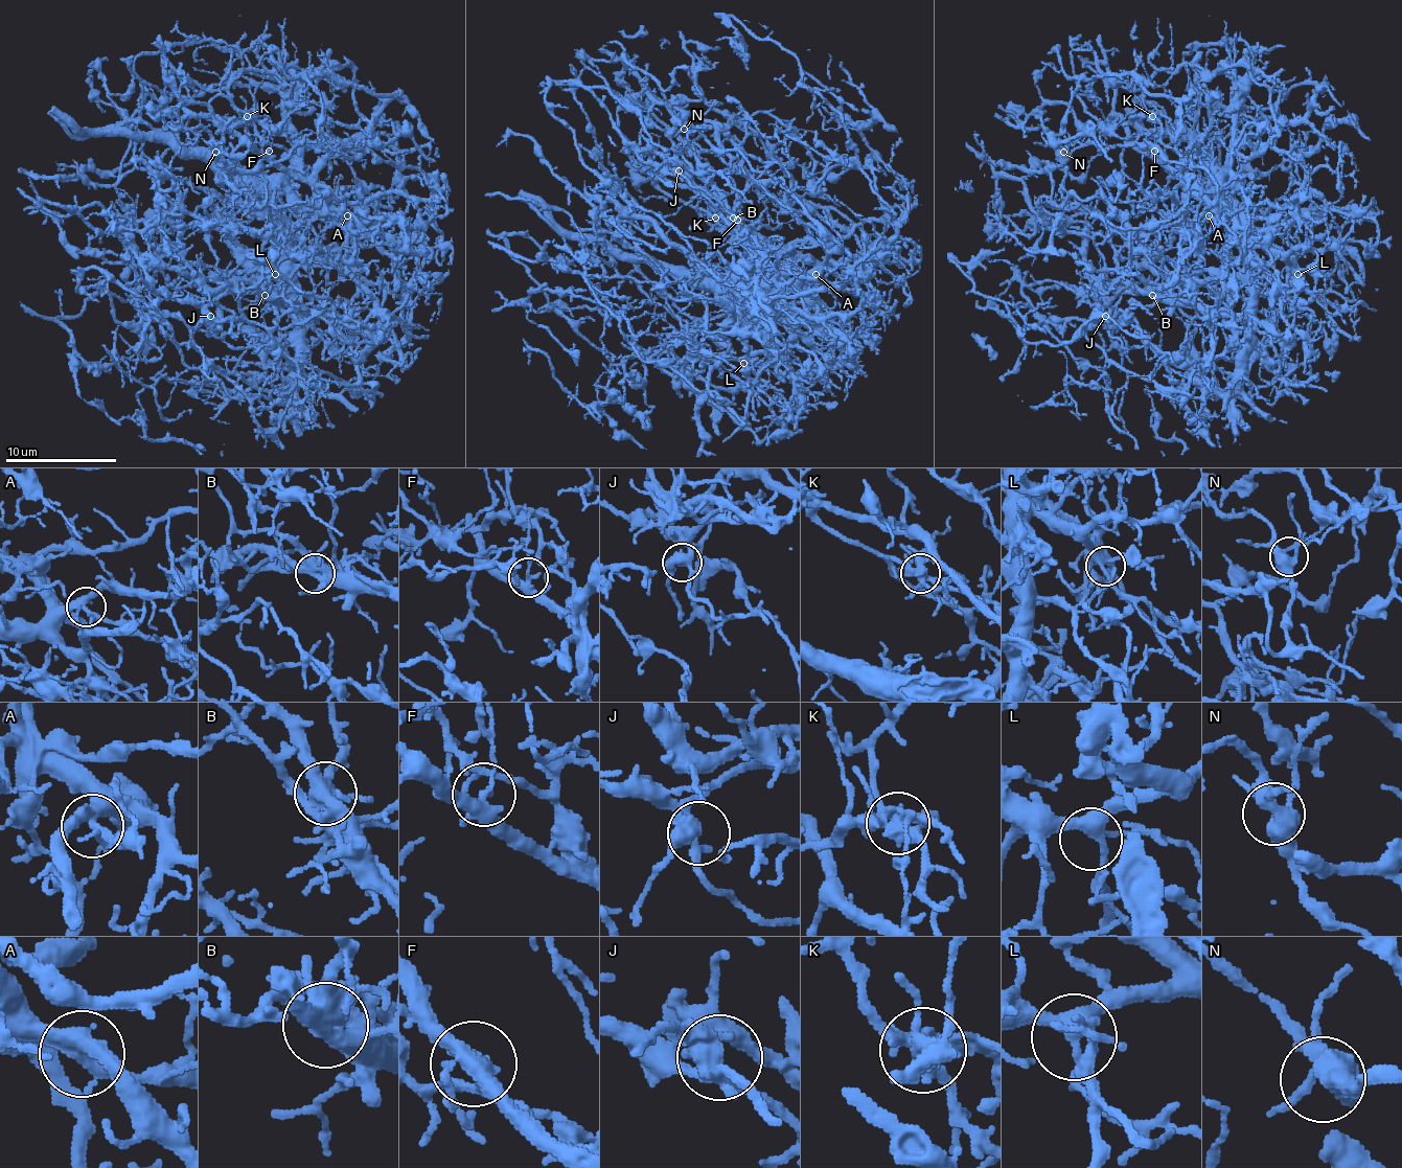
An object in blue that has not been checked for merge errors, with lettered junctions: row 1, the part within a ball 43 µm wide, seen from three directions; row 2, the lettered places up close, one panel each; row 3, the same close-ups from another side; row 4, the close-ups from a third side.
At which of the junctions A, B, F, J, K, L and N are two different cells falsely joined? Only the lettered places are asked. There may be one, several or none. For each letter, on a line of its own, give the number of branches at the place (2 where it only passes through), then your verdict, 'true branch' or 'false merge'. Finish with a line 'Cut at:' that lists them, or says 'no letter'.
A: branches 4; true branch
B: branches 7; false merge
F: branches 4; false merge
J: branches 4; true branch
K: branches 8; false merge
L: branches 4; true branch
N: branches 5; true branch
Cut at: B, F, K

